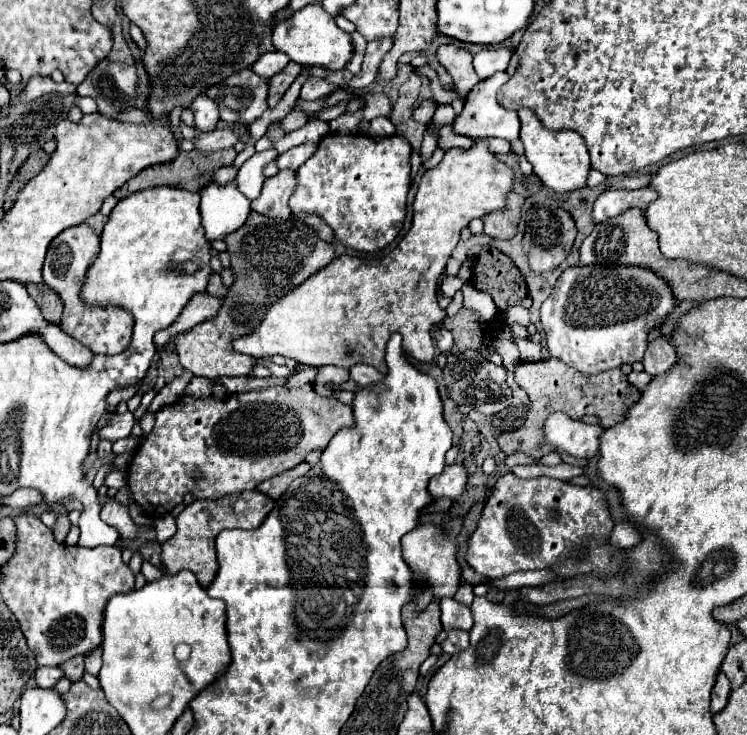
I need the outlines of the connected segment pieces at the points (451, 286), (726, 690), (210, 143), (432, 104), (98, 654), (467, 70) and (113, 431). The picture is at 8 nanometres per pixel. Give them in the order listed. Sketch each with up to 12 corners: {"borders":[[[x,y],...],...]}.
{"borders":[[[444,277],[440,293],[452,299],[466,281],[458,277]],[[718,673],[712,689],[712,713],[720,713],[730,695],[730,681]],[[232,129],[198,133],[198,151],[230,149],[240,141]],[[424,101],[416,111],[414,119],[430,123],[438,107],[436,101]],[[102,649],[86,655],[86,673],[98,675],[102,667]],[[442,45],[436,57],[464,99],[480,81],[472,55],[462,47]],[[114,413],[98,431],[100,439],[118,441],[128,437],[134,427],[134,415]]]}

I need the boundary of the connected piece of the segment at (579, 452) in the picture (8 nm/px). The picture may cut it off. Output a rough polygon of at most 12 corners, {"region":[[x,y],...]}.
{"region":[[564,413],[546,419],[544,435],[558,451],[580,459],[598,455],[604,427]]}

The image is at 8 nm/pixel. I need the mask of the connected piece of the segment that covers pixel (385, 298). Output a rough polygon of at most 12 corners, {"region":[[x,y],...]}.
{"region":[[486,141],[426,171],[380,265],[350,255],[234,349],[312,367],[432,363],[438,279],[514,171]]}

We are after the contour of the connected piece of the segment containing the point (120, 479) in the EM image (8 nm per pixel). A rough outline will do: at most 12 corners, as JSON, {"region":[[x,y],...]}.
{"region":[[110,469],[104,477],[106,487],[126,485],[126,473]]}

